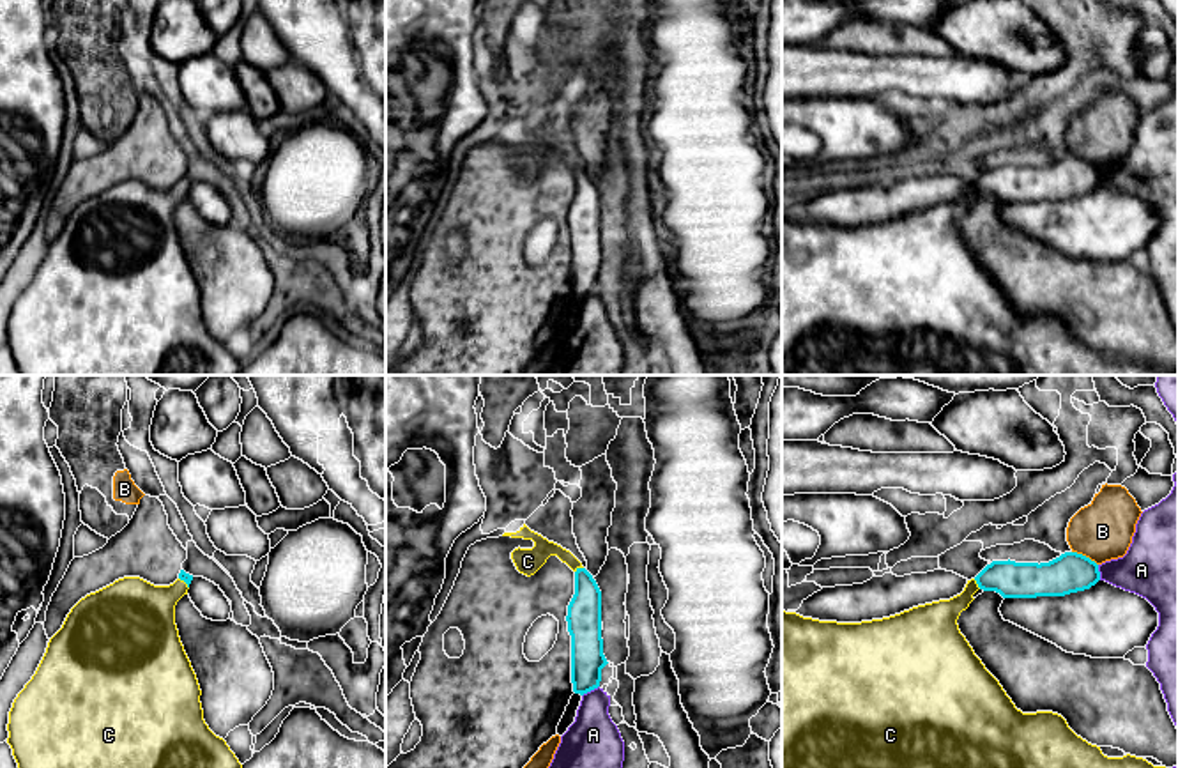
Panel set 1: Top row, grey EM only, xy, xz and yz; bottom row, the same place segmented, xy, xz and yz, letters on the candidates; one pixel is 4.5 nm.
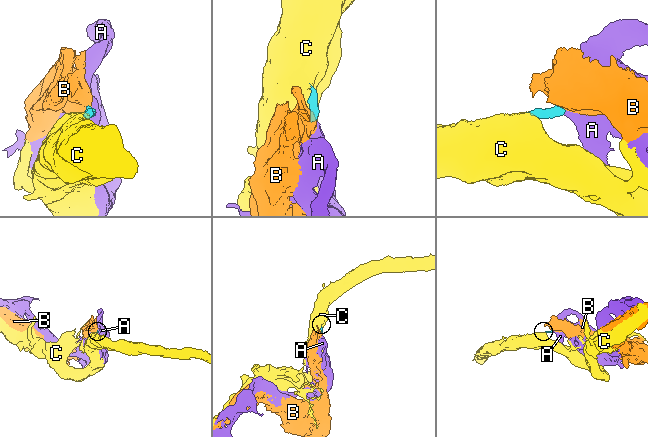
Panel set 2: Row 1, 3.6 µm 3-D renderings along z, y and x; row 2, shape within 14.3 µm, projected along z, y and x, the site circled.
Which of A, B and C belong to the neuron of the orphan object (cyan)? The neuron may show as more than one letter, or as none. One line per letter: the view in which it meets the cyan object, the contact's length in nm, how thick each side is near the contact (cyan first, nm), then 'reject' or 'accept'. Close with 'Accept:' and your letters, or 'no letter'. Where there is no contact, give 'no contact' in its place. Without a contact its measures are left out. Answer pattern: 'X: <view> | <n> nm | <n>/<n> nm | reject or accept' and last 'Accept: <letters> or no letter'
A: xz | 90 nm | 150/240 nm | reject
B: yz | 140 nm | 180/260 nm | reject
C: xz | 50 nm | 160/120 nm | accept
Accept: C

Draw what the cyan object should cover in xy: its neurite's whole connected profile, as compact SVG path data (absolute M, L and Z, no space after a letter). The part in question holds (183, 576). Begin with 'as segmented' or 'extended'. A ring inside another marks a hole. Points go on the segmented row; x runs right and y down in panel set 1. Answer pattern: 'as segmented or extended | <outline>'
extended | M184 570L170 586L124 577L71 609L9 711L7 743L18 768L242 768L203 720L202 690L175 625L175 605L191 580Z

